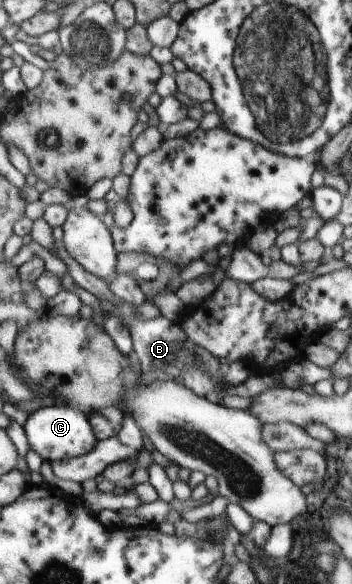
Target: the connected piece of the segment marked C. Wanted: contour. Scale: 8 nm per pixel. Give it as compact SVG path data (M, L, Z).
M63 404L39 408L30 413L24 428L32 450L49 463L87 455L98 443L90 416Z

